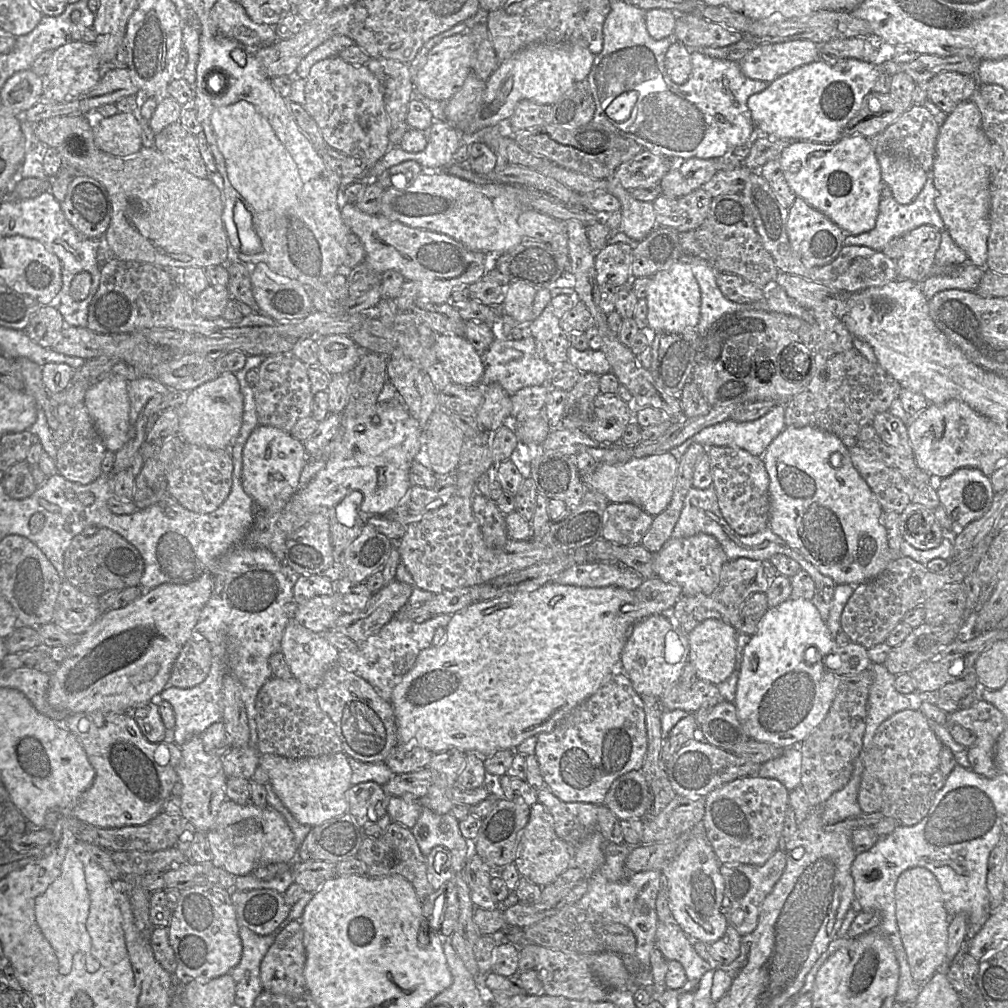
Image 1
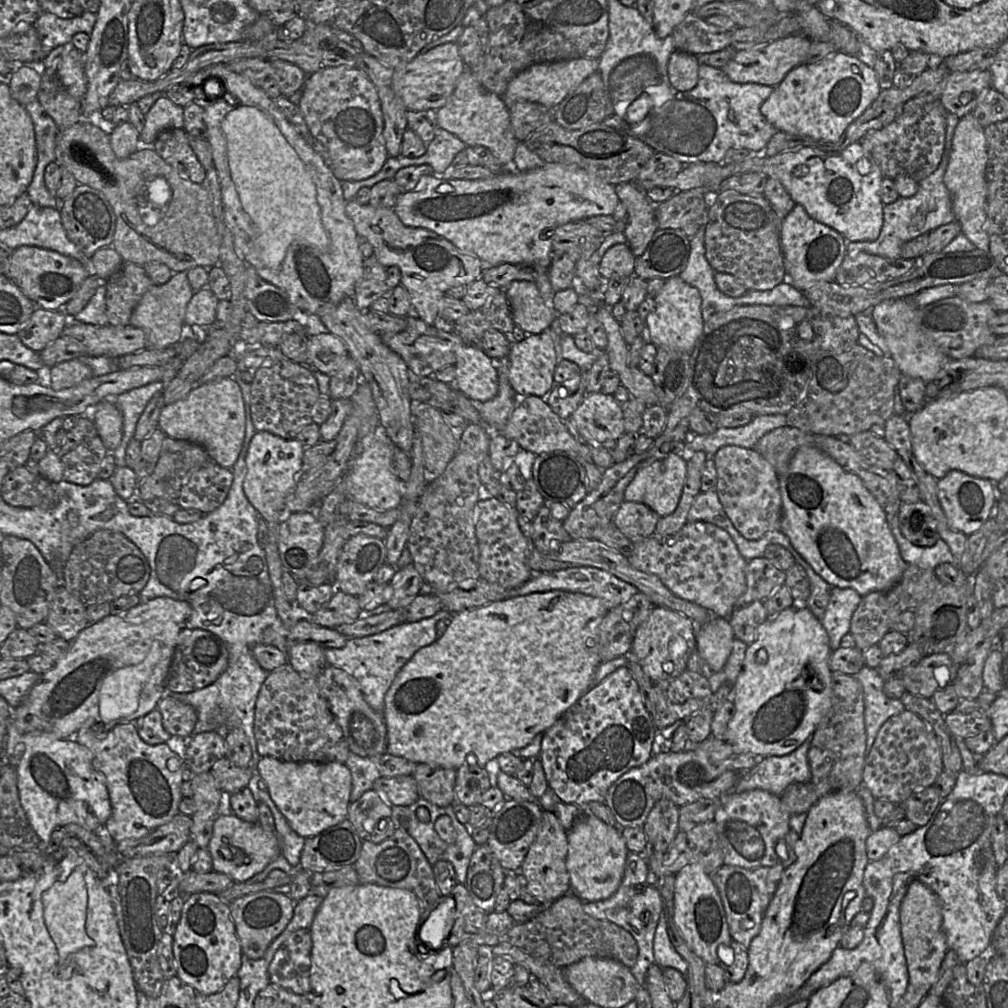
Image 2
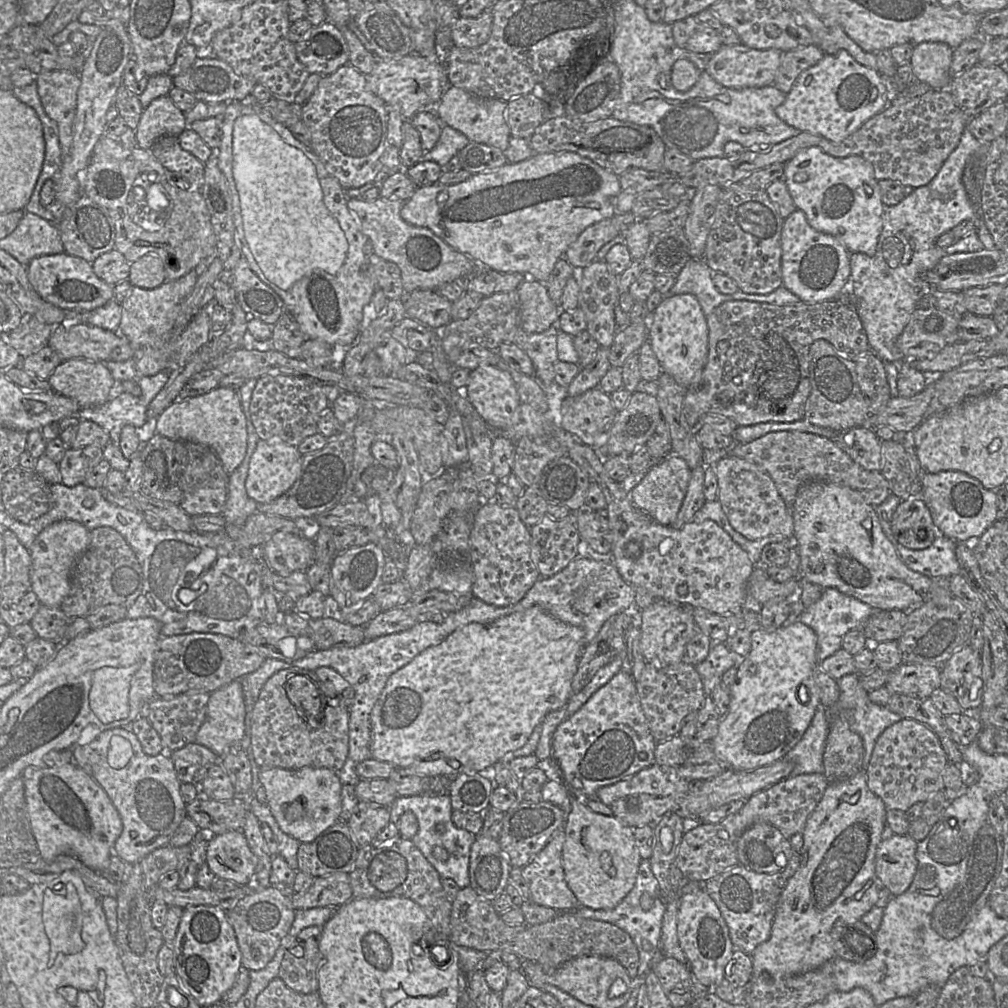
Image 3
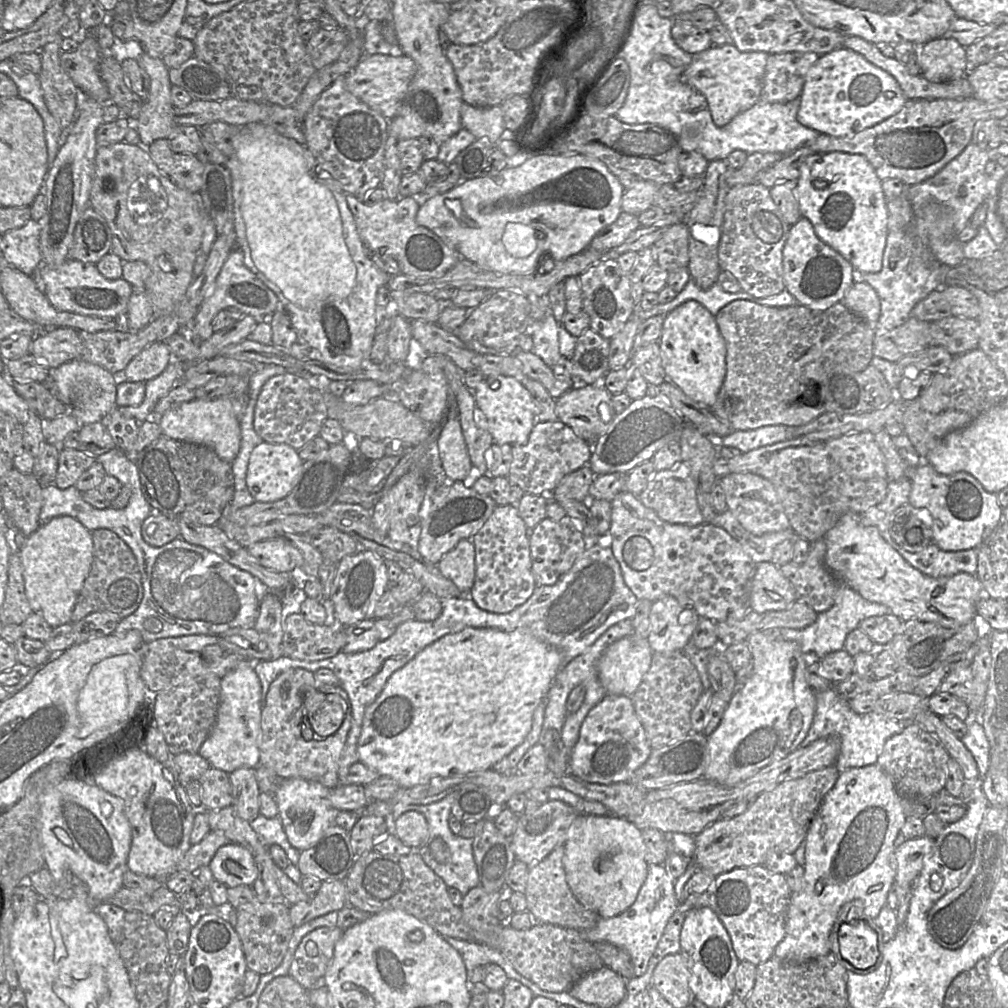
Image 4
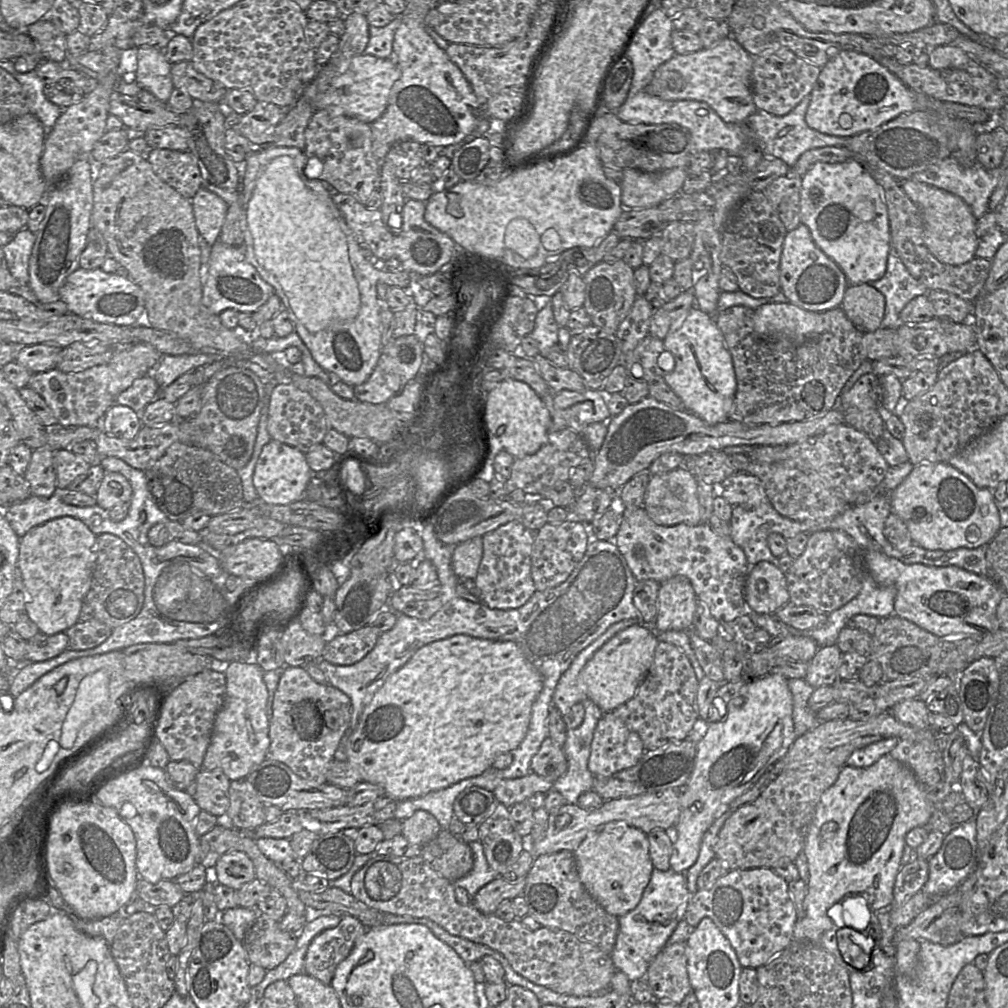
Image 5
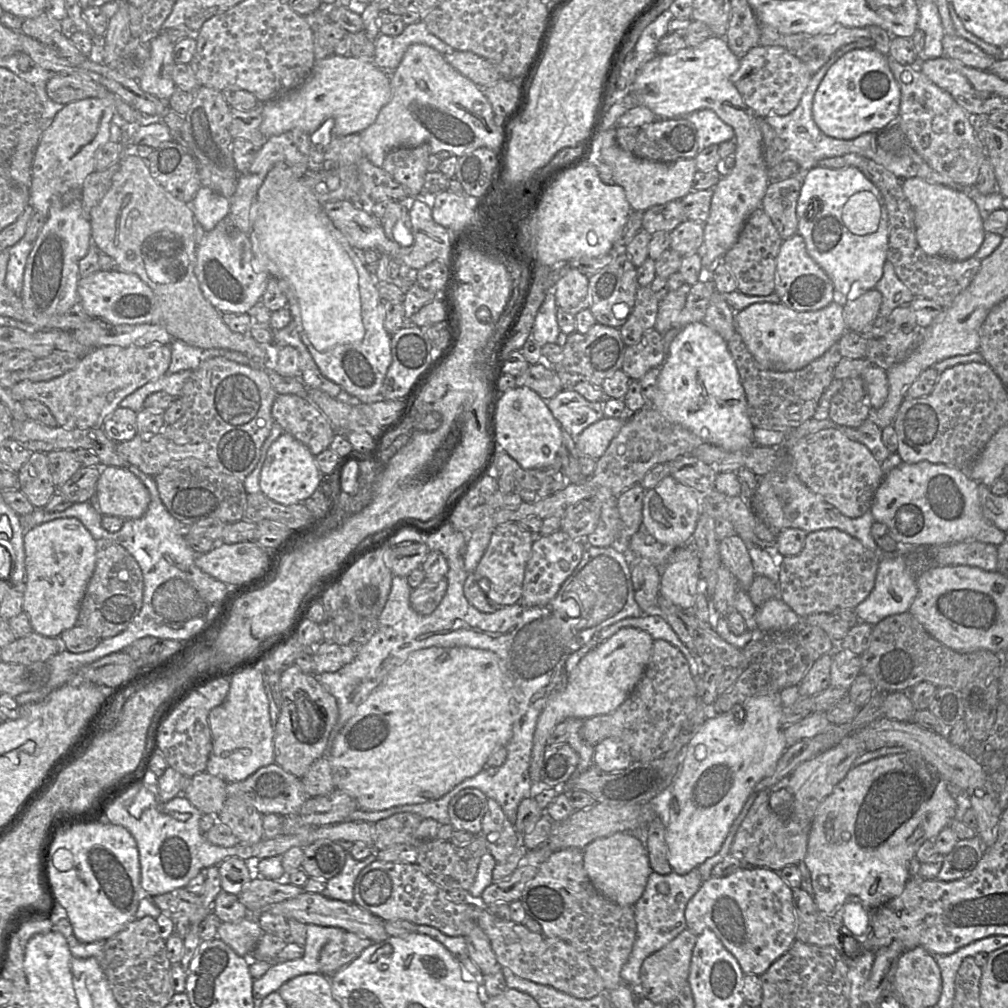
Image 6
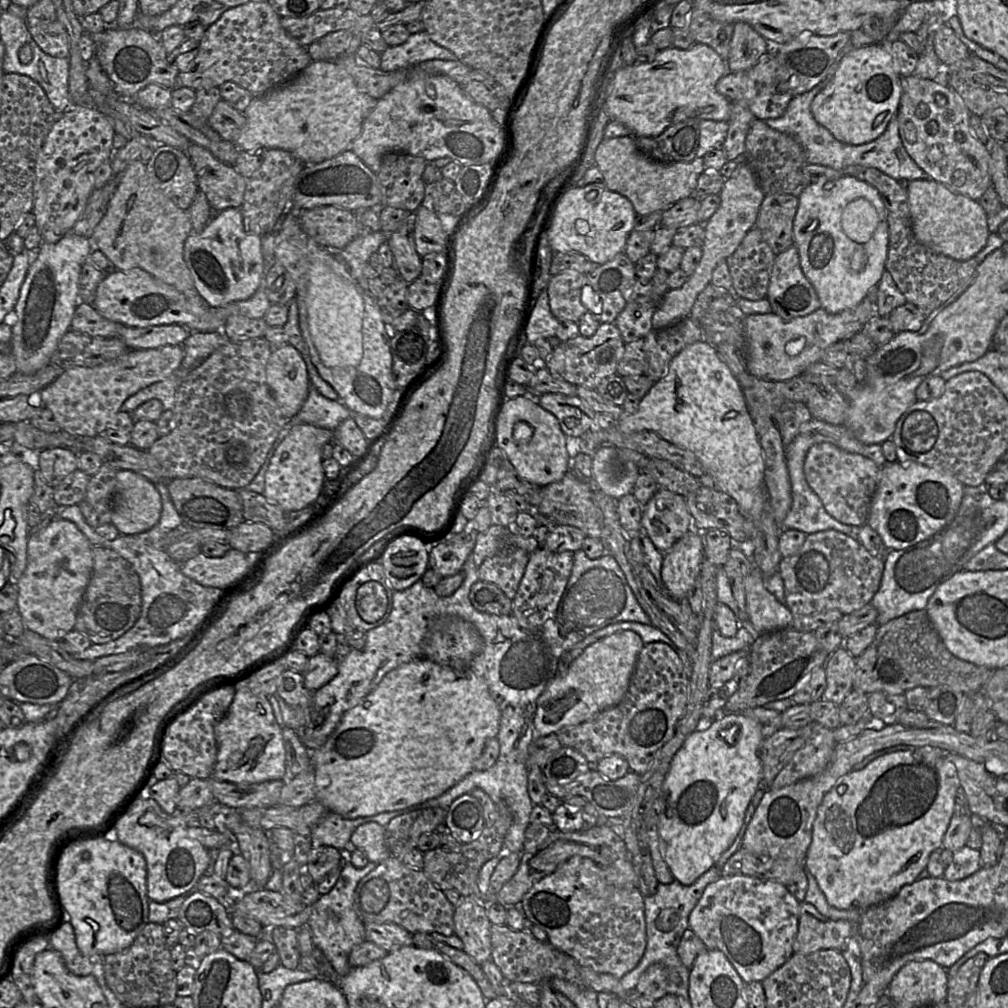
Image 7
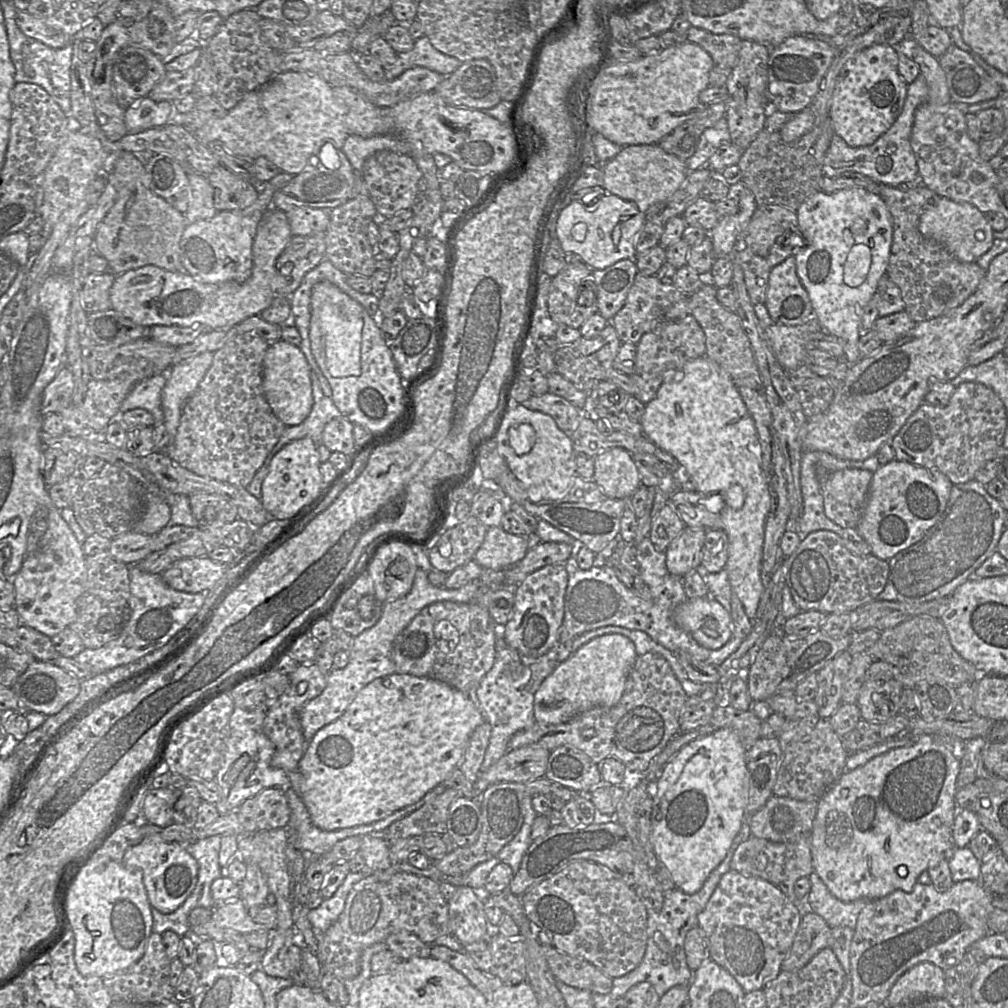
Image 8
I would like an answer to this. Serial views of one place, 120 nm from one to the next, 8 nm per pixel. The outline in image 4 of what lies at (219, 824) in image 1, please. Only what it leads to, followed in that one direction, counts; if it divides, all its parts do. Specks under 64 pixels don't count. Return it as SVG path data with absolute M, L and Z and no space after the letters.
M232 842L221 846L216 851L209 868L214 879L227 887L251 886L257 877L252 853L244 846Z

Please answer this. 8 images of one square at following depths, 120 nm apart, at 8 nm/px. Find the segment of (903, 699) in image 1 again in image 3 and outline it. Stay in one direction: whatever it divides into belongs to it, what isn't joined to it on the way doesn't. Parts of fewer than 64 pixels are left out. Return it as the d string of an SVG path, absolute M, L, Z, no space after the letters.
M858 672L845 675L837 681L840 693L834 710L845 714L850 729L861 737L864 746L862 765L865 771L878 737L886 728L903 718L888 707L870 701L869 692L862 687Z

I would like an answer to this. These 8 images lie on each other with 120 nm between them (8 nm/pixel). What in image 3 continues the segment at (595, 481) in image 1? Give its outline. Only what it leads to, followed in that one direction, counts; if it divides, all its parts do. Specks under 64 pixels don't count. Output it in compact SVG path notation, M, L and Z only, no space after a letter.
M669 454L649 469L642 480L631 490L631 501L654 521L661 525L671 526L683 503L690 476L691 469L687 463L682 458Z

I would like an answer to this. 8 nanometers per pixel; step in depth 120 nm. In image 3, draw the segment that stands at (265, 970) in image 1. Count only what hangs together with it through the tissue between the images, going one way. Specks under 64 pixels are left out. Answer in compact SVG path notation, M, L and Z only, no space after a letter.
M322 926L304 928L287 949L278 978L292 990L310 994L319 989L318 970L322 963L319 942Z

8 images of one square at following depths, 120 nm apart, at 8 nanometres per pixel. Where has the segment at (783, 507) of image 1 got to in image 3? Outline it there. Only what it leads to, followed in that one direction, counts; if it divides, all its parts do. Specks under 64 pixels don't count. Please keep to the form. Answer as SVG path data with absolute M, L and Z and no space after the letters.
M820 481L807 482L799 488L796 494L795 501L791 507L791 513L794 522L793 541L798 549L800 556L800 575L797 577L797 579L799 579L799 583L801 581L806 580L813 584L819 585L820 587L823 588L823 590L827 588L835 588L844 594L847 594L862 602L869 604L875 609L881 609L881 610L895 609L904 612L911 612L914 609L918 608L923 603L930 600L939 589L943 589L944 587L946 587L946 589L949 590L948 579L932 579L922 573L913 571L901 560L895 547L888 540L883 531L877 513L875 511L875 508L867 504L858 492L848 487L836 485L833 483L820 482Z

